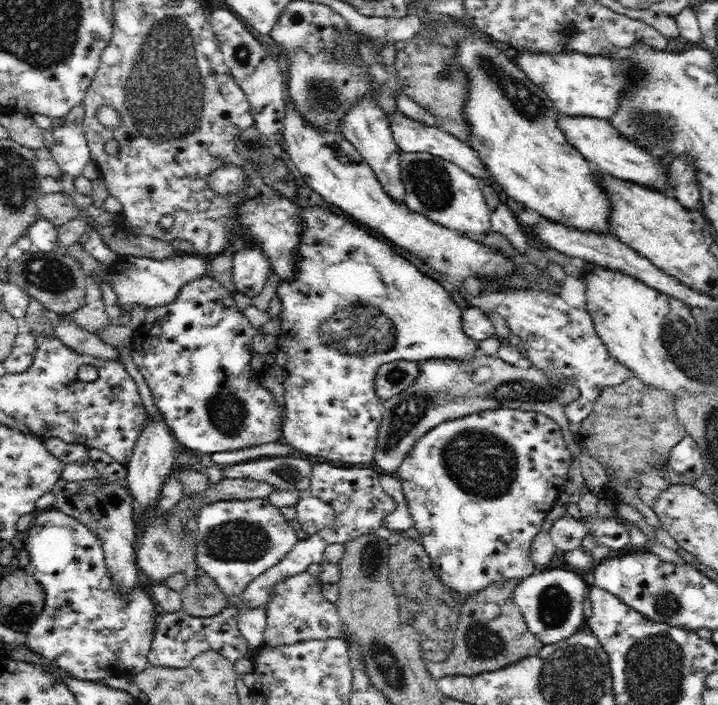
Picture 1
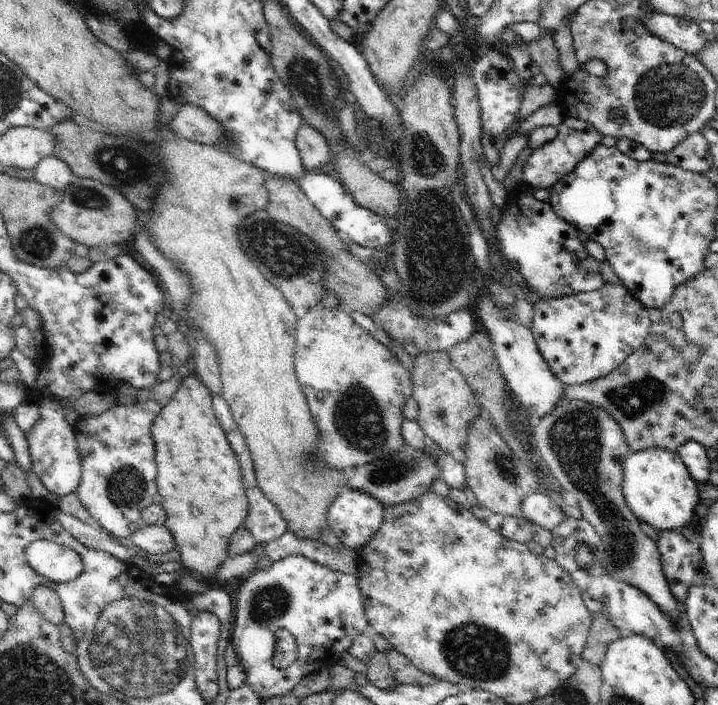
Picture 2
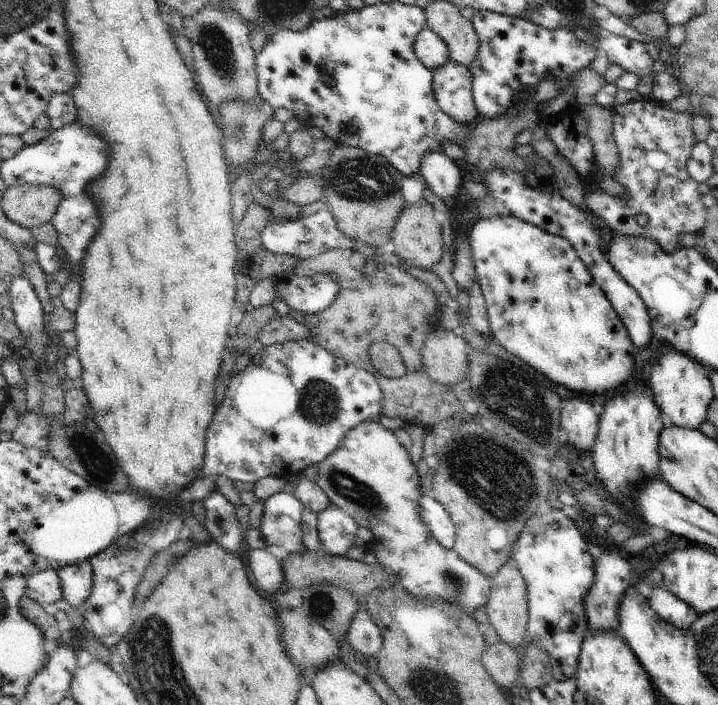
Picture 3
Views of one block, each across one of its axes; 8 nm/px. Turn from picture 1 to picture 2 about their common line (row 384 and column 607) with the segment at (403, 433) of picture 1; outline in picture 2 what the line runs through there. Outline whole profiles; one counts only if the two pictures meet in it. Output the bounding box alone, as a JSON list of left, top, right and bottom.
[532,399,682,618]

